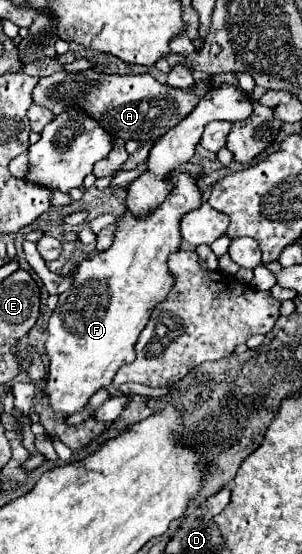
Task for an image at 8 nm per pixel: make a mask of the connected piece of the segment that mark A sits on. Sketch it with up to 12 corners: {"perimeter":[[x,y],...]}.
{"perimeter":[[89,70],[41,78],[33,102],[87,106],[119,140],[177,126],[209,90],[151,74]]}

